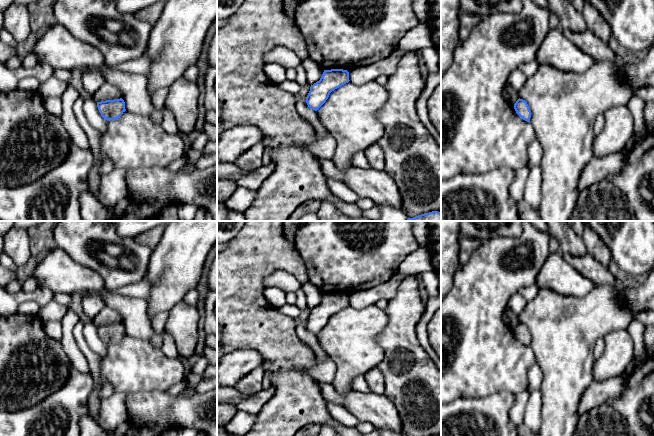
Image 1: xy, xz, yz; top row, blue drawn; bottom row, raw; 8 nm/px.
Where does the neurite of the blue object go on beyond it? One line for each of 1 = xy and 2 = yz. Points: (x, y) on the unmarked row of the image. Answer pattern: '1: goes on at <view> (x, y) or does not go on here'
1: does not go on here
2: does not go on here

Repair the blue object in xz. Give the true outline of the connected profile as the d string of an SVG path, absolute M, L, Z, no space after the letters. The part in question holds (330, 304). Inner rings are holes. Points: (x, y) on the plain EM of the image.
M324 294L320 304L310 311L306 321L308 331L317 335L326 326L332 315L349 305L349 296L347 294Z

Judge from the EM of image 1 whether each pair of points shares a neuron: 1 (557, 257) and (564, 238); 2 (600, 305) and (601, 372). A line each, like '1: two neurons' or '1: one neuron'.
1: two neurons
2: two neurons

